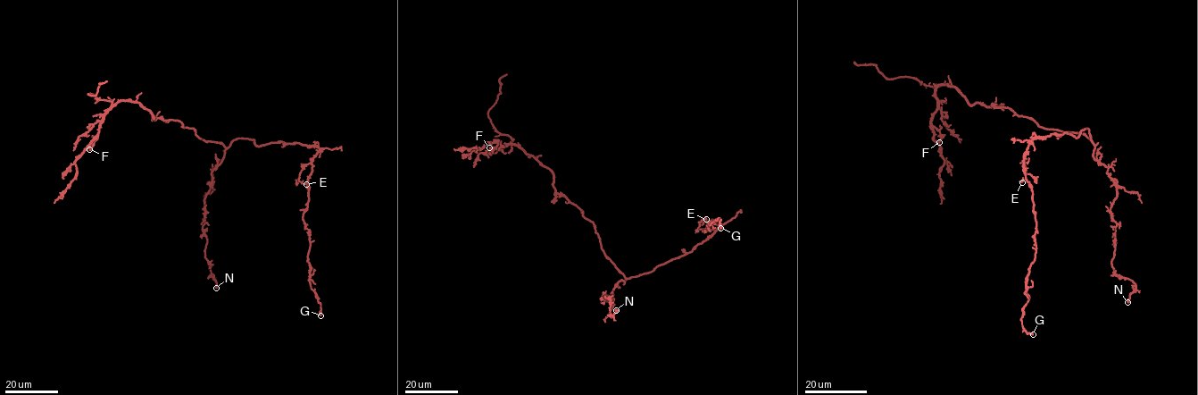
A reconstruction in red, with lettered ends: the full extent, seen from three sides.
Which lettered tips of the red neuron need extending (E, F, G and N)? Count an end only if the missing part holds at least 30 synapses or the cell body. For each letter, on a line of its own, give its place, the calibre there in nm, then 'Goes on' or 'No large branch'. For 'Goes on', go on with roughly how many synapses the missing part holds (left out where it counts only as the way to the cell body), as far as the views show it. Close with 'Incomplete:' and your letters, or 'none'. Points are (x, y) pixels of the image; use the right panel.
E: Place: (1022, 182). Thickness 160 nm. No large branch
F: Place: (939, 142). Thickness 440 nm. No large branch
G: Place: (1033, 334). Thickness 400 nm. No large branch
N: Place: (1127, 302). Thickness 480 nm. No large branch
Incomplete: none

